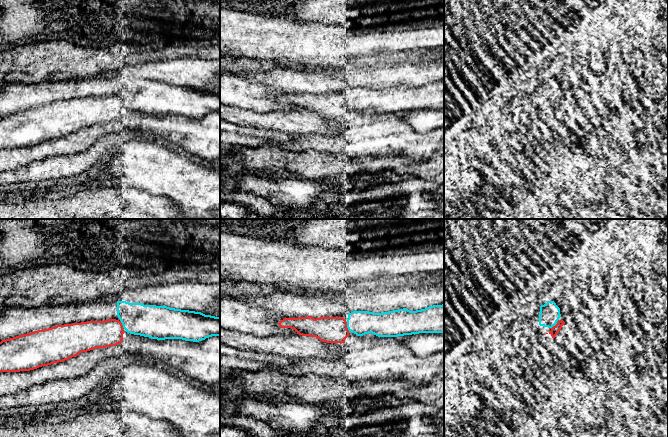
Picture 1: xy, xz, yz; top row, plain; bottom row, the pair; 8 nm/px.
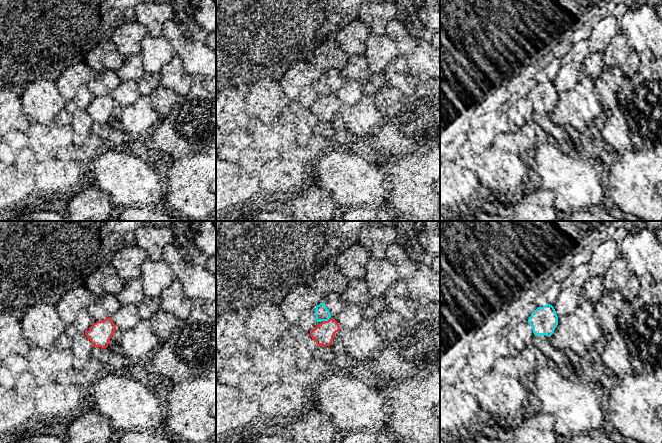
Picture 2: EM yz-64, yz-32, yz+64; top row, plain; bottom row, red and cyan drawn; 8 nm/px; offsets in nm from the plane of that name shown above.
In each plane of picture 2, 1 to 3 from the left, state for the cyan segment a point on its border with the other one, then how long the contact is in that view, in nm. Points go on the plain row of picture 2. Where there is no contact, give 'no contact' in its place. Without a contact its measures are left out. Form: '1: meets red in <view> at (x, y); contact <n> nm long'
1: no contact
2: meets red in yz-32 at (328, 96); contact 50 nm long
3: no contact

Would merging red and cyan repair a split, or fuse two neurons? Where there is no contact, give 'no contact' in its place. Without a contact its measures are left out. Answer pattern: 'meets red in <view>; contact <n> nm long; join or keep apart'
meets red in xz; contact 80 nm long; join

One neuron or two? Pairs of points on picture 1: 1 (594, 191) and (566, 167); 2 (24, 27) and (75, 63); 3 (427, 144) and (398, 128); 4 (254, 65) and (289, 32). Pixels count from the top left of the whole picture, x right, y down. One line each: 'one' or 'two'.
1: one
2: two
3: one
4: two

